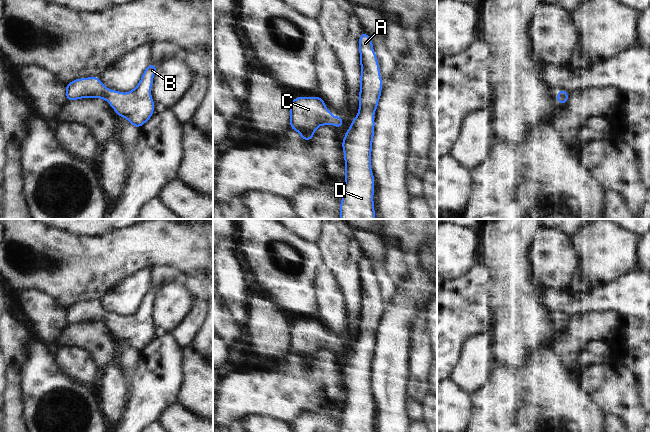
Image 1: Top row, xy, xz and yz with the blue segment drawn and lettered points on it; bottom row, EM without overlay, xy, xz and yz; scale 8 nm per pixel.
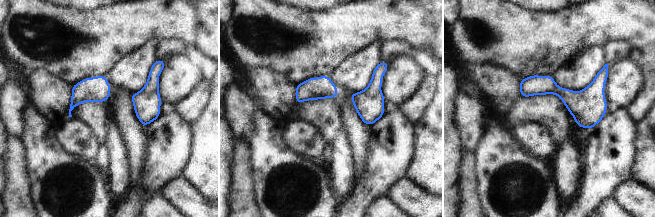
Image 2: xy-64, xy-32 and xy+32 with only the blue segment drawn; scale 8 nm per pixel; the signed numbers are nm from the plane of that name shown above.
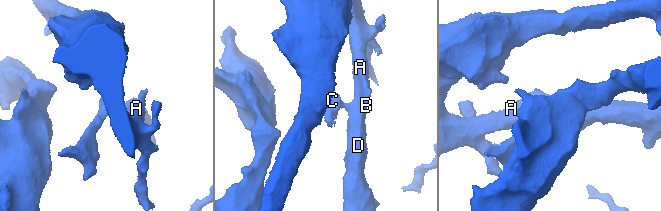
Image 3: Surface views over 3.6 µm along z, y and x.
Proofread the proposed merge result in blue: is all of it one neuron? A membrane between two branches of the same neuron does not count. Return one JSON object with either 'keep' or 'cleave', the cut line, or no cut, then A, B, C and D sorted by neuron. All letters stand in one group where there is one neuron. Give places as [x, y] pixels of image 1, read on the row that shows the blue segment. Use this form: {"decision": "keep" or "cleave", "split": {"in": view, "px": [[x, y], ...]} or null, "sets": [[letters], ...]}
{"decision": "keep", "split": null, "sets": [["A", "B", "C", "D"]]}

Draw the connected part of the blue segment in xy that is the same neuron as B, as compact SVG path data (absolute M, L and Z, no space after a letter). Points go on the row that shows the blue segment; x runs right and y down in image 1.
M151 63L143 72L139 84L128 93L109 90L98 77L75 79L66 84L66 97L68 101L81 98L105 99L117 115L139 128L154 112L150 88L153 86L152 78L155 74L156 65Z

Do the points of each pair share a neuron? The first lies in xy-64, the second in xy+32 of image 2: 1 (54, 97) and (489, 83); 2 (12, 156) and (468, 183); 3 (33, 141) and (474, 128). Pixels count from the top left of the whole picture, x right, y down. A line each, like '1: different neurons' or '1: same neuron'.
1: same neuron
2: same neuron
3: different neurons

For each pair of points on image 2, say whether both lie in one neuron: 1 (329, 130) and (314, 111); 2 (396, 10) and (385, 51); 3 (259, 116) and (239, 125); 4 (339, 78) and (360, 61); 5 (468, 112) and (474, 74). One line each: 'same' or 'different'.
1: same
2: different
3: different
4: same
5: different

